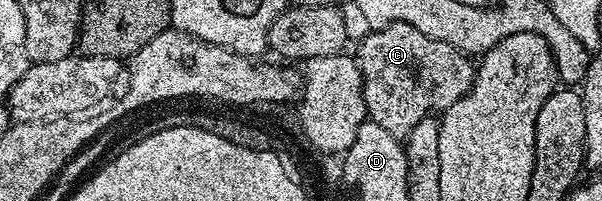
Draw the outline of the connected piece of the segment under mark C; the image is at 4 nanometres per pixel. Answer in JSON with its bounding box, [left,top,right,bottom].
[354,23,474,137]

